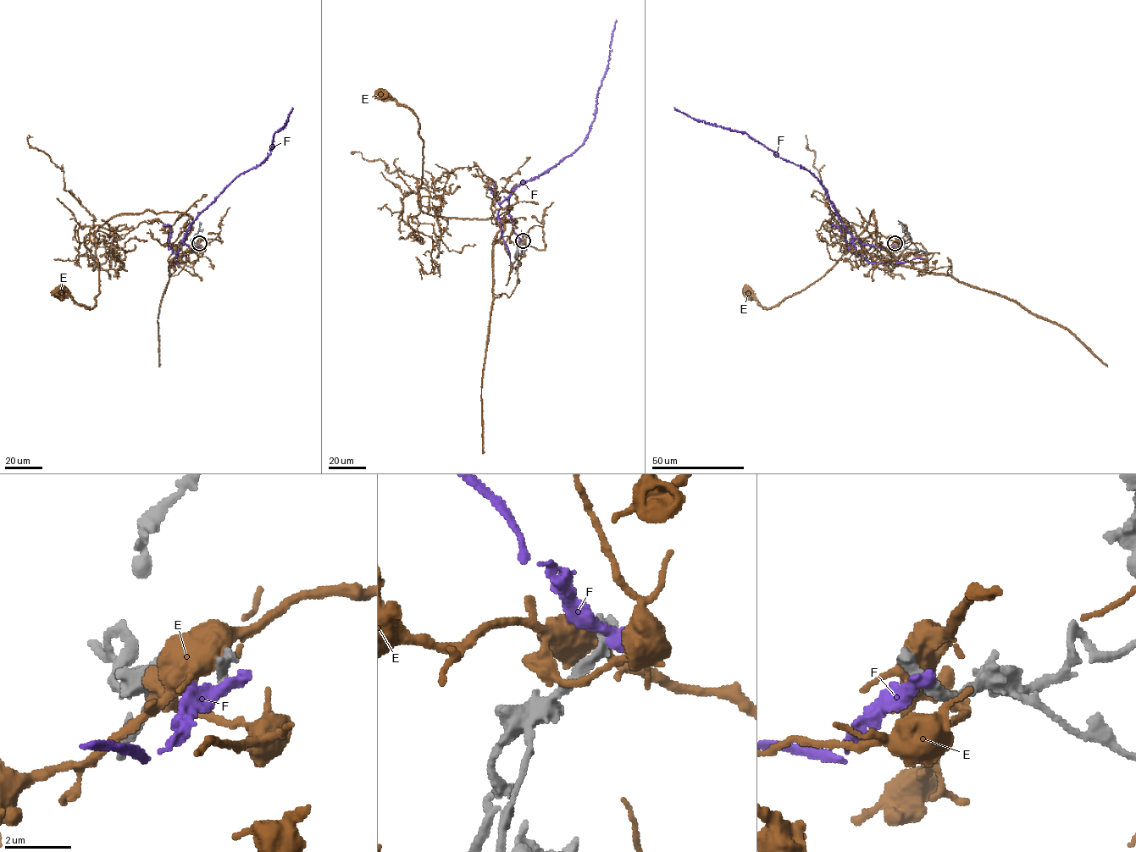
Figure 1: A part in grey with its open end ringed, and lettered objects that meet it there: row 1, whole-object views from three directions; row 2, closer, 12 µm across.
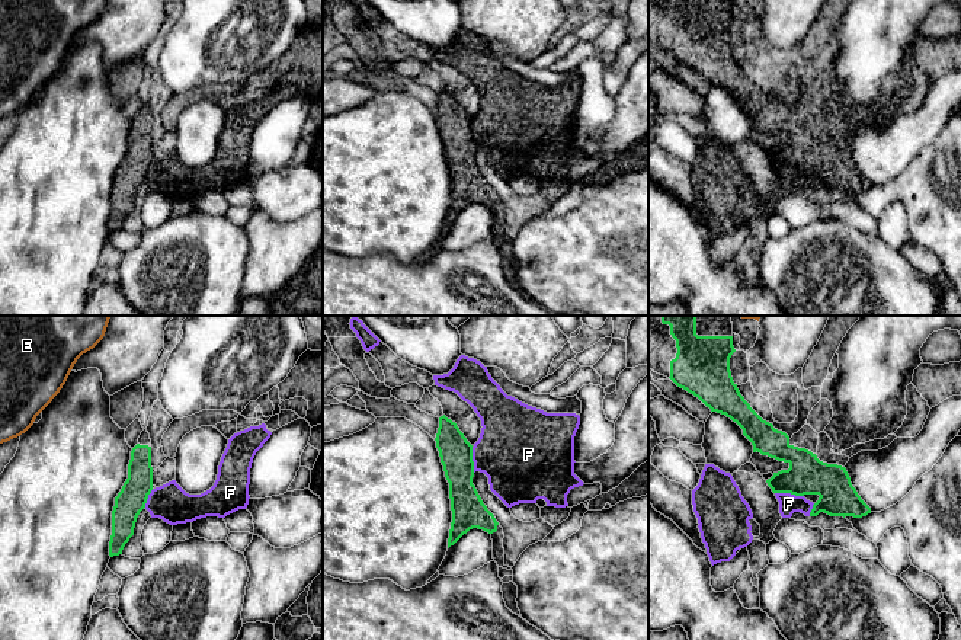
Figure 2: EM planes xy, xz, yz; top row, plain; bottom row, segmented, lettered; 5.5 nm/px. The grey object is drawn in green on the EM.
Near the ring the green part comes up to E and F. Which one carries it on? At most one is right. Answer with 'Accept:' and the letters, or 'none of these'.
Accept: none of these

